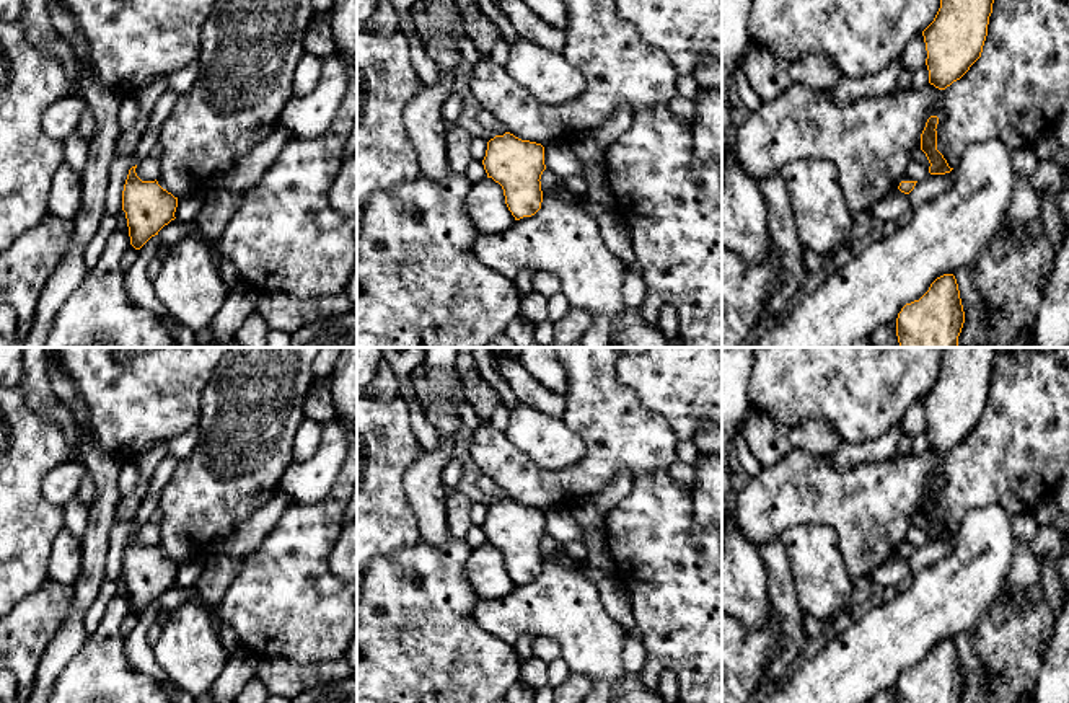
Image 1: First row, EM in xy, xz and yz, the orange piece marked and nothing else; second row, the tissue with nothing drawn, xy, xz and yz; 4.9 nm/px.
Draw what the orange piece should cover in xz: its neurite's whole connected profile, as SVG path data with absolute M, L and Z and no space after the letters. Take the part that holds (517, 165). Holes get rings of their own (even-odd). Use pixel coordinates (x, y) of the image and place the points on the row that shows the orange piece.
M510 132L487 142L482 160L487 178L504 189L505 204L515 220L531 217L541 209L541 175L546 170L544 147L521 140Z

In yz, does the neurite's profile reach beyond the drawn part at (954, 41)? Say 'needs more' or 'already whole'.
already whole

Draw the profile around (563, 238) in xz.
M543 192L541 209L515 220L507 230L479 233L474 256L497 274L515 279L520 271L548 271L561 282L561 294L572 308L585 310L592 320L606 316L611 323L611 347L670 347L671 341L658 326L647 323L621 328L626 313L622 302L624 264L603 243L596 219L585 209L587 201L562 199Z

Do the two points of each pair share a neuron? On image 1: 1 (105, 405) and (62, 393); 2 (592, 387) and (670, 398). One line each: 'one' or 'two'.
1: two
2: two

